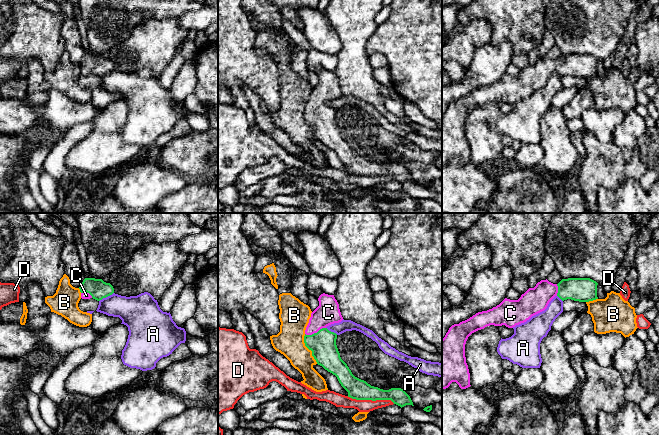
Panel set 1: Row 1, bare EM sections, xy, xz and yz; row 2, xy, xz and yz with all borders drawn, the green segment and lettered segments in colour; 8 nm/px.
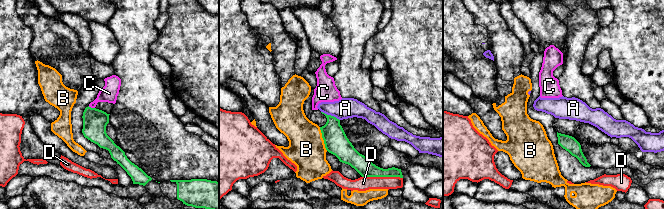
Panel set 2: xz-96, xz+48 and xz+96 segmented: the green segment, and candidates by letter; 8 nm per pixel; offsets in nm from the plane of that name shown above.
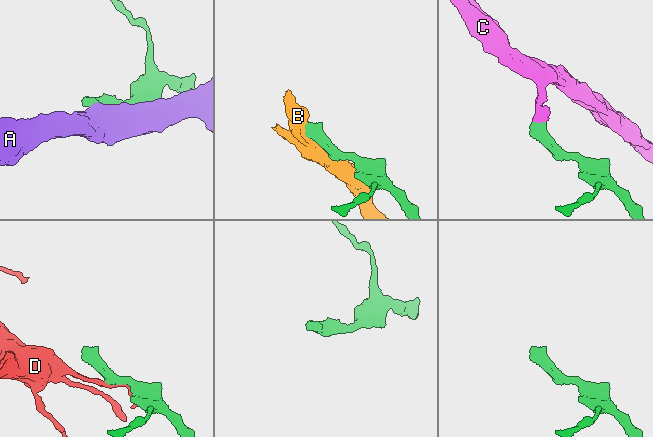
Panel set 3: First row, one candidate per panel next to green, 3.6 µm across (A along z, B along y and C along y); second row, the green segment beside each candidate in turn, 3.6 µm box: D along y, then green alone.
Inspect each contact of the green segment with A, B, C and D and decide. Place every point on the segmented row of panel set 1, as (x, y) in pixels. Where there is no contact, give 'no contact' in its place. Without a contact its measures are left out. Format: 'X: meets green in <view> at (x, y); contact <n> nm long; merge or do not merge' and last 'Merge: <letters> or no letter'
A: meets green in xy at (106, 296); contact 140 nm long; do not merge
B: meets green in xz at (309, 349); contact 260 nm long; do not merge
C: meets green in xz at (315, 333); contact 180 nm long; merge
D: meets green in xz at (371, 399); contact 380 nm long; do not merge
Merge: C

